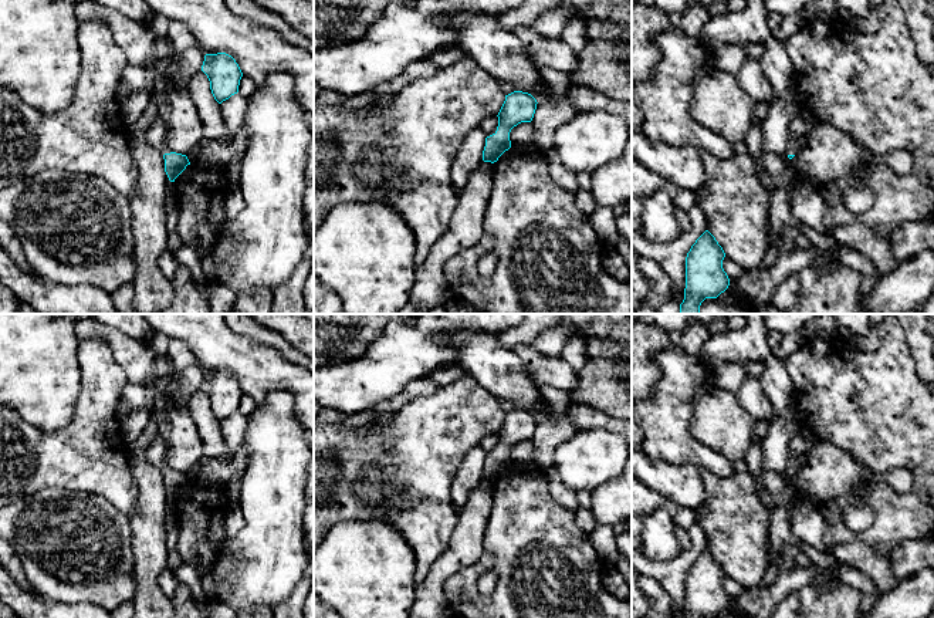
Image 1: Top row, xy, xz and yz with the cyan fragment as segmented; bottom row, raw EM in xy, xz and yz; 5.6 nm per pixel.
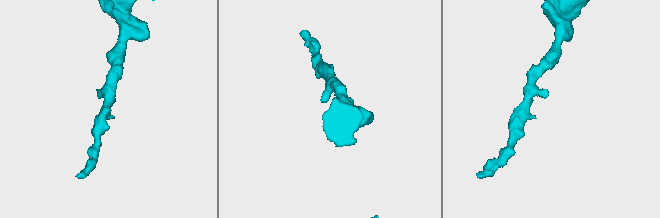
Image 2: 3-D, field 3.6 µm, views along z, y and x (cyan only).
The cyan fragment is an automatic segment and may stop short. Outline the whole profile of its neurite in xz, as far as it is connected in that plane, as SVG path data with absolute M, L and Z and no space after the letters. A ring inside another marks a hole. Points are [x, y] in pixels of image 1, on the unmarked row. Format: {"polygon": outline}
{"polygon": "M514 409L505 413L505 419L497 433L497 449L485 456L485 465L483 469L484 480L497 480L498 476L511 466L511 448L521 440L531 440L537 422L537 418L528 411Z"}

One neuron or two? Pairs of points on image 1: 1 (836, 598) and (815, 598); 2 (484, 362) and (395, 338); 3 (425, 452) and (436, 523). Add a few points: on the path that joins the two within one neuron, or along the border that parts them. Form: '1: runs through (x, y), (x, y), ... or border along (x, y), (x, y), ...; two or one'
1: runs through (831, 598), (821, 598); one
2: border along (480, 333), (453, 331), (444, 333), (440, 337); two
3: border along (447, 499), (418, 499), (400, 512); two

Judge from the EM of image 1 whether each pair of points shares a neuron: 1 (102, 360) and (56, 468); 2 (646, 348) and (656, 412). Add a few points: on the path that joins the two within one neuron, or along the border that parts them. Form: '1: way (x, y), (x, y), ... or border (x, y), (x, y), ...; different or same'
1: way (101, 387), (95, 405), (94, 429), (83, 441); same
2: border (653, 360), (660, 378), (655, 392), (646, 399); different

